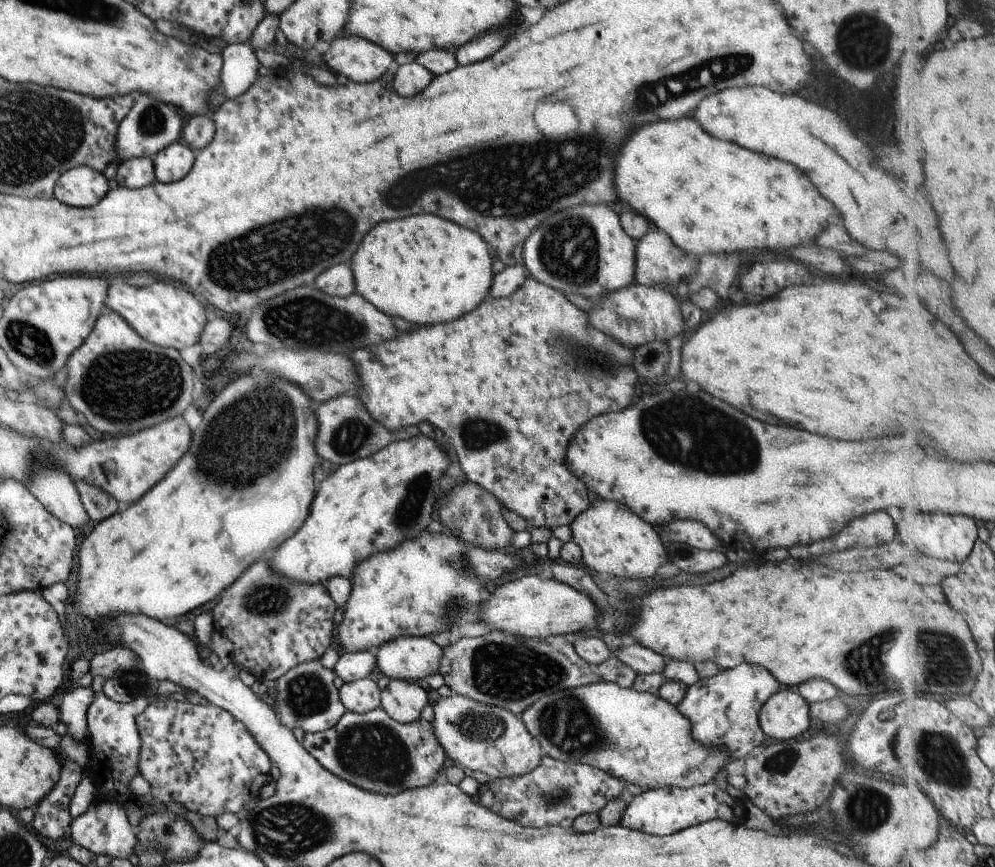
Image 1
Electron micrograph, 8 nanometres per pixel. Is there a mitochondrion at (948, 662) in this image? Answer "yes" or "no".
yes

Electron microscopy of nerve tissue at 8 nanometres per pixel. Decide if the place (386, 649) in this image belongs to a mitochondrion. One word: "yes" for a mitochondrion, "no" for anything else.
no

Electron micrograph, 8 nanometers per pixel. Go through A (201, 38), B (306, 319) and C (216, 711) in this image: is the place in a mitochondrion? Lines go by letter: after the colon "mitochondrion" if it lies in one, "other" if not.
A: other
B: mitochondrion
C: other

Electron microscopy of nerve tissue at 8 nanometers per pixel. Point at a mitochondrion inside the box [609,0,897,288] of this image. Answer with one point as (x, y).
(863, 41)

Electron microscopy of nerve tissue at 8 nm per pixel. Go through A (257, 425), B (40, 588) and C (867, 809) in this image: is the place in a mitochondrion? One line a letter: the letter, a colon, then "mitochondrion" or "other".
A: mitochondrion
B: other
C: mitochondrion

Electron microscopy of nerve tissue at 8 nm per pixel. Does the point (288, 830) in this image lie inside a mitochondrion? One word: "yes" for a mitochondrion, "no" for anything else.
yes

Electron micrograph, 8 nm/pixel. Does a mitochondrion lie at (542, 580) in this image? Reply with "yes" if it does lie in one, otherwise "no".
no

